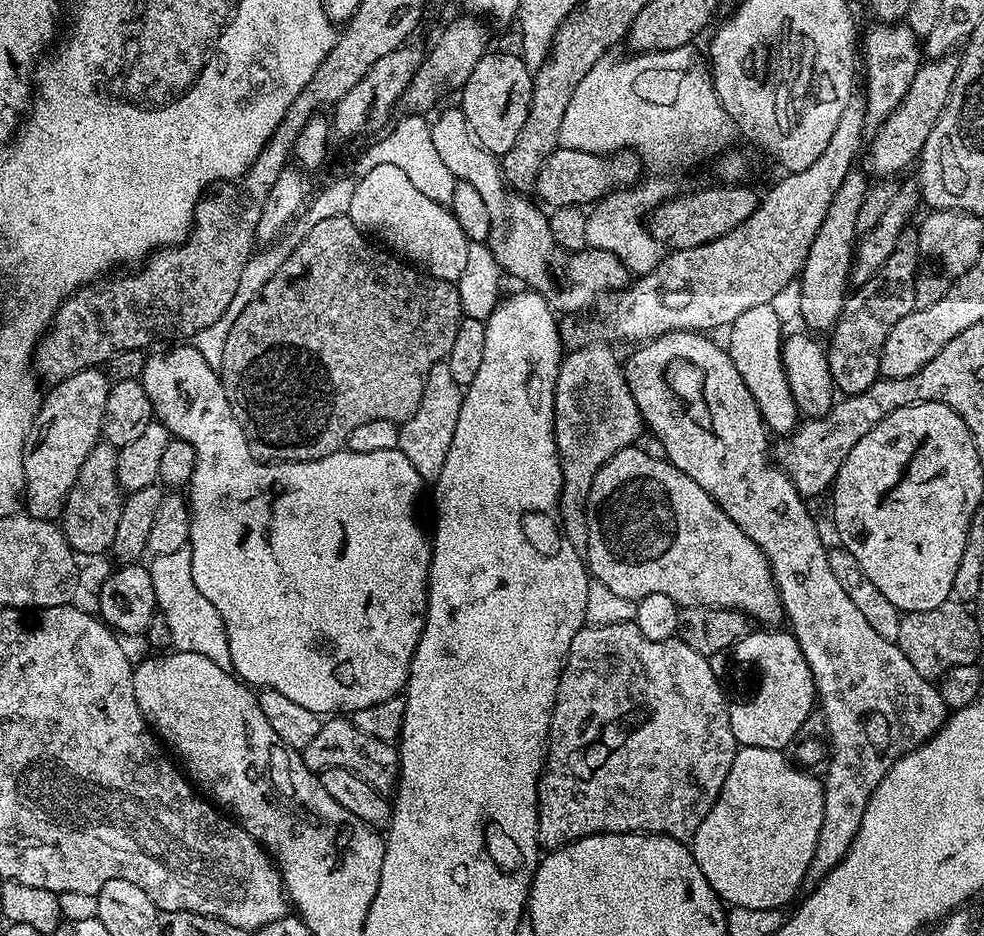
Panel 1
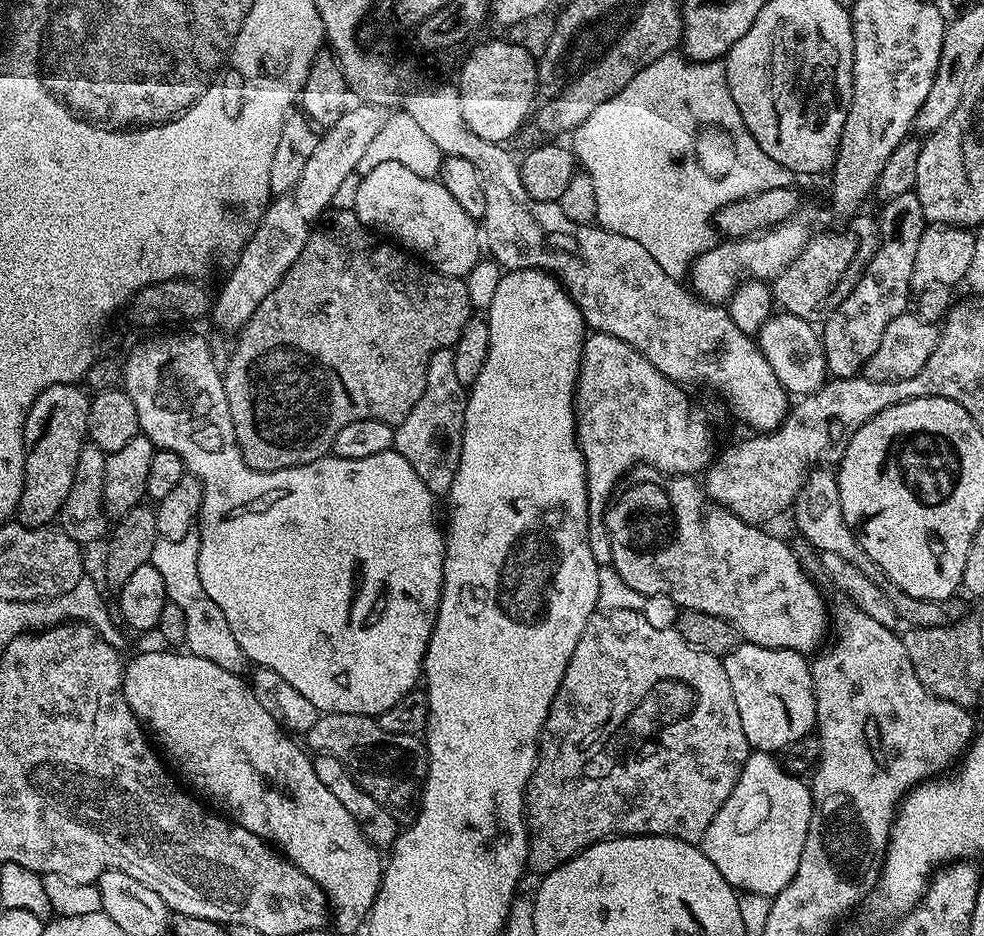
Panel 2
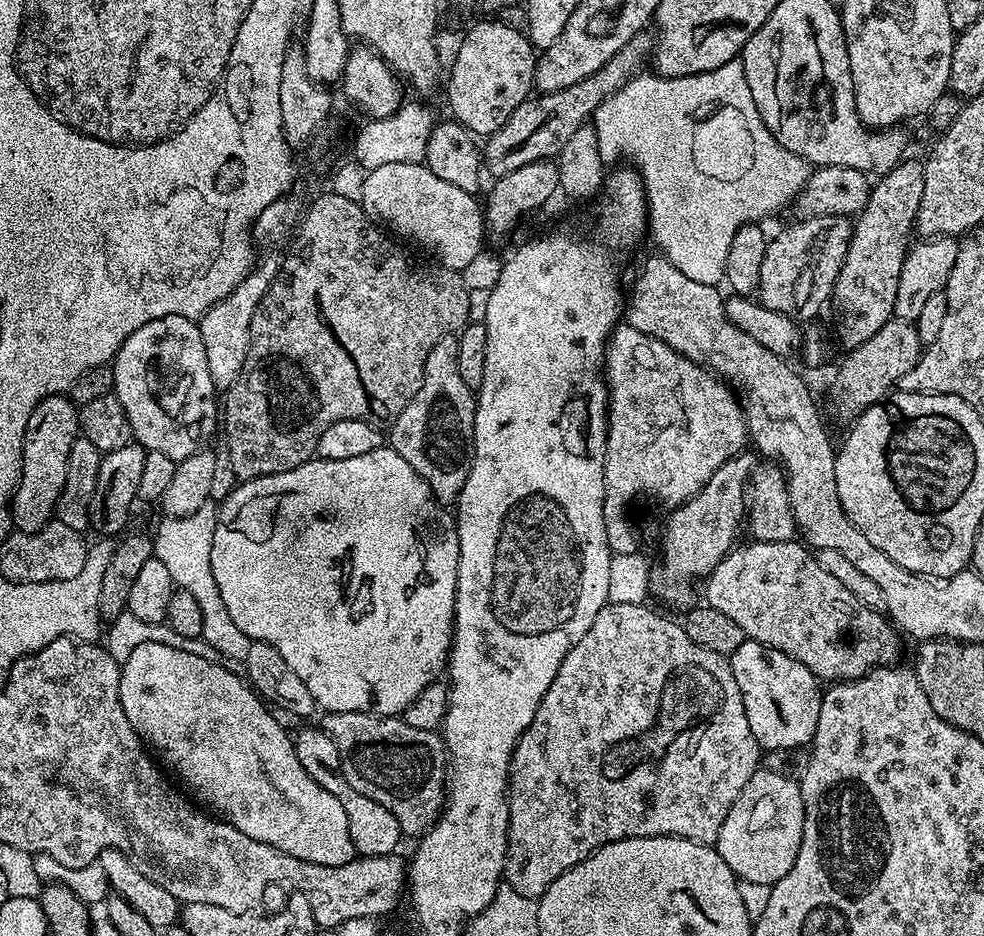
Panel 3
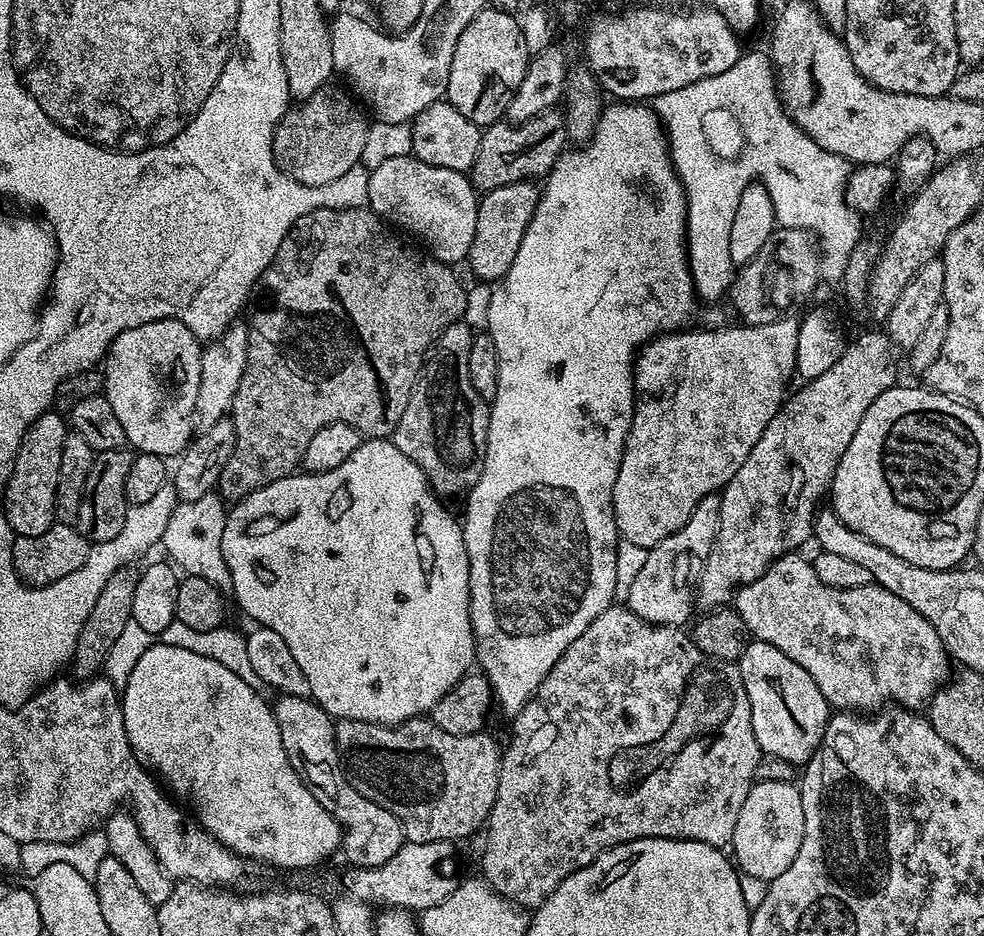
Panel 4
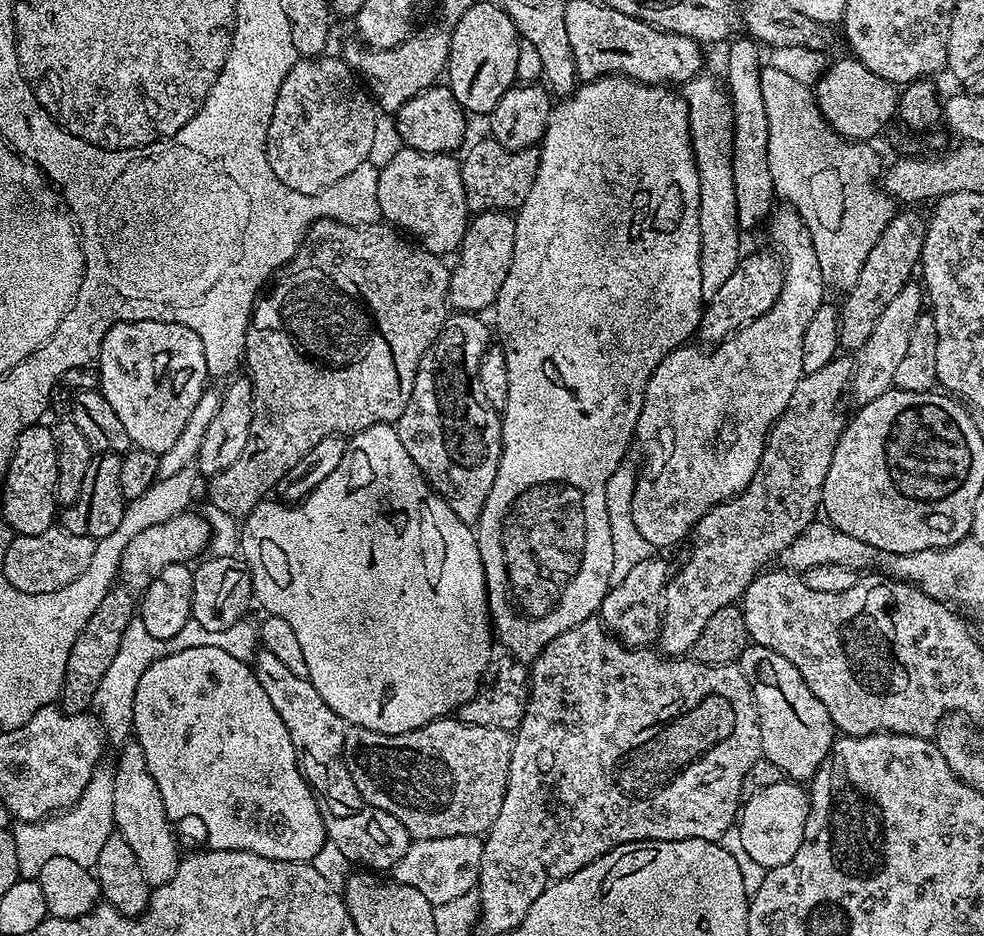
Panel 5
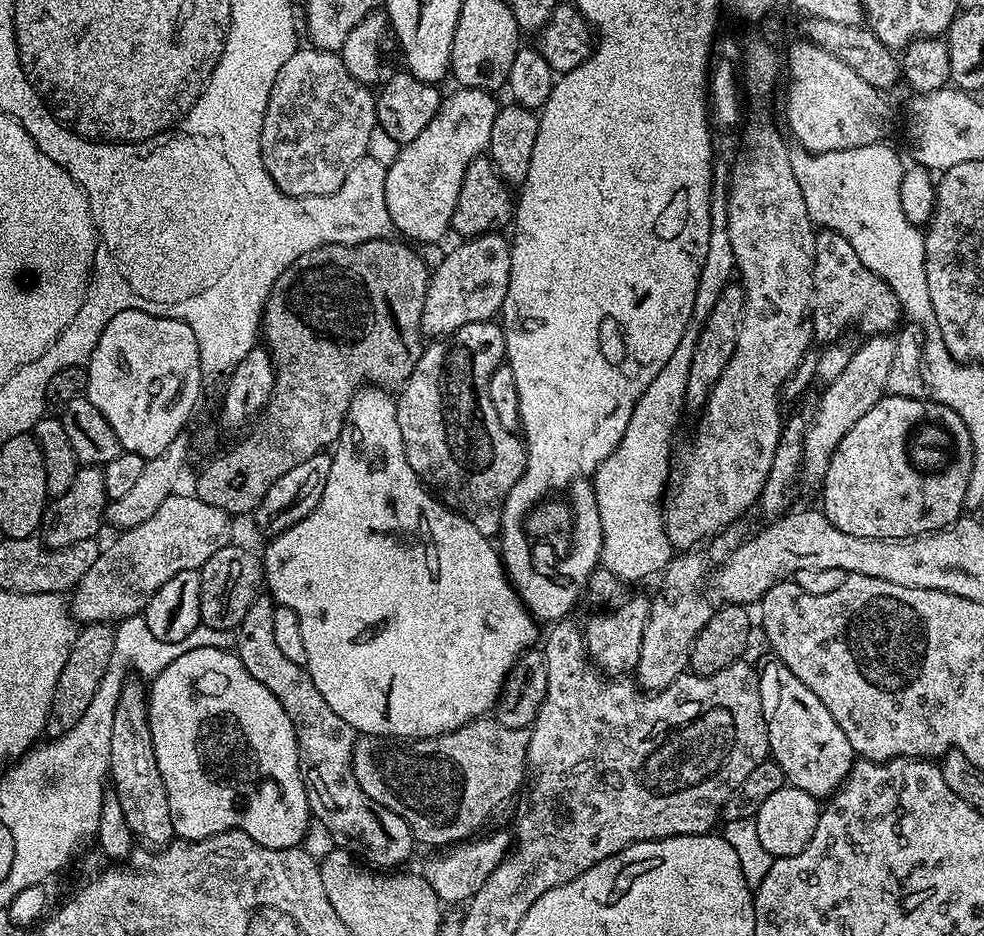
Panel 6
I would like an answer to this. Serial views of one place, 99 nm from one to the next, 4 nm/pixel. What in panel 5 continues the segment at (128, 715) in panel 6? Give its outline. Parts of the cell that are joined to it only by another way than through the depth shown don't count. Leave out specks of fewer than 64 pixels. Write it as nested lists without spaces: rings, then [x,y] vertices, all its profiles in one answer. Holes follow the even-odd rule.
[[[135,740],[126,743],[113,769],[114,776],[114,818],[115,831],[120,832],[125,838],[127,845],[138,858],[139,865],[142,866],[143,877],[146,878],[151,887],[157,888],[172,880],[177,872],[180,861],[180,853],[176,850],[176,842],[172,834],[171,821],[165,814],[165,806],[162,804],[161,794],[158,793],[157,783],[150,777],[150,772],[146,766],[145,754]]]

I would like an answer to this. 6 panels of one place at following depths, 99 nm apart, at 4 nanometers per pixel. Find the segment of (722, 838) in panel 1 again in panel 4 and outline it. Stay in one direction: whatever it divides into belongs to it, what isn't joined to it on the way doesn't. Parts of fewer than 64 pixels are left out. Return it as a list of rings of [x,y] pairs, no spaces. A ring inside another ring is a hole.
[[[756,780],[738,814],[730,845],[731,855],[739,871],[770,882],[794,862],[798,846],[802,846],[804,815],[799,787],[795,783]],[[736,855],[736,856],[735,856]]]

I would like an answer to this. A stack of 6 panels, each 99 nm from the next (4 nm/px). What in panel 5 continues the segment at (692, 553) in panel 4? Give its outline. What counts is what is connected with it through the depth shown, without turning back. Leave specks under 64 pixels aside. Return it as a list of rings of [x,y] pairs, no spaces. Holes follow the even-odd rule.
[[[650,558],[640,562],[619,582],[608,589],[606,598],[602,598],[599,617],[605,628],[629,648],[647,648],[657,643],[660,635],[660,618],[664,603],[664,587],[670,579],[670,567],[664,560]]]

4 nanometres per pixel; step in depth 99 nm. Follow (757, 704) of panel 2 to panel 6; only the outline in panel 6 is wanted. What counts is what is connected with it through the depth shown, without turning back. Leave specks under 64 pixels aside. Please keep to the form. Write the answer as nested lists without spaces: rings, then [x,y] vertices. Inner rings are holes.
[[[769,658],[759,669],[760,697],[764,721],[768,727],[768,750],[771,759],[782,766],[785,781],[798,790],[817,798],[827,798],[848,777],[854,763],[854,753],[842,726],[830,718],[830,710],[780,660]]]

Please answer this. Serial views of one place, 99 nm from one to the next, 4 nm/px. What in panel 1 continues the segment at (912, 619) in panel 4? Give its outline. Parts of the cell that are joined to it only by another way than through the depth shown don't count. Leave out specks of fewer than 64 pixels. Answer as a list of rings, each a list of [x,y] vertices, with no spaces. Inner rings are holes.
[[[640,446],[623,448],[618,450],[618,454],[614,454],[600,467],[598,474],[594,474],[594,482],[590,486],[590,494],[584,514],[584,522],[588,526],[592,526],[596,516],[600,516],[600,525],[597,526],[596,532],[589,531],[586,536],[586,545],[588,544],[586,567],[591,579],[602,582],[602,586],[607,586],[614,594],[619,594],[621,598],[627,600],[639,602],[645,600],[650,594],[666,594],[666,598],[673,600],[680,608],[693,608],[694,606],[737,608],[739,612],[745,612],[757,625],[779,625],[776,623],[779,620],[783,621],[786,616],[784,606],[780,602],[780,590],[776,587],[776,580],[772,577],[772,569],[768,567],[768,559],[764,557],[762,549],[716,505],[714,498],[710,498],[710,494],[706,494],[706,490],[702,490],[702,486],[698,486],[698,482],[694,482],[694,478],[686,478],[686,474],[682,474],[682,470],[675,468],[667,458],[657,456],[651,456],[650,453],[643,452]]]

